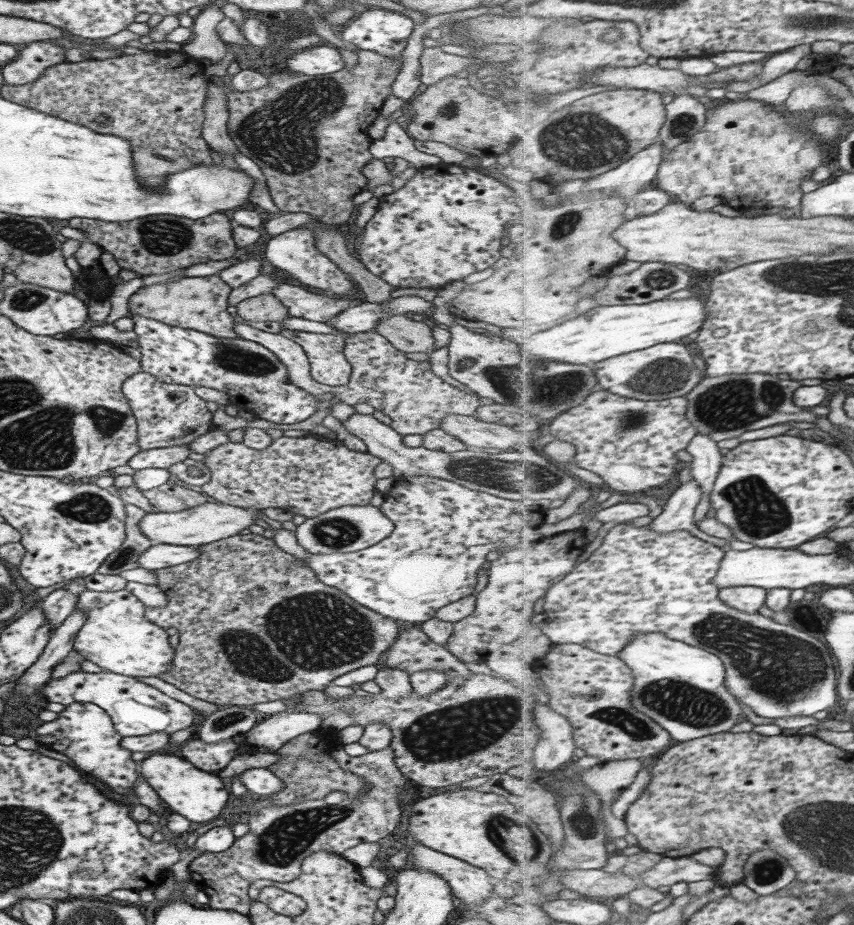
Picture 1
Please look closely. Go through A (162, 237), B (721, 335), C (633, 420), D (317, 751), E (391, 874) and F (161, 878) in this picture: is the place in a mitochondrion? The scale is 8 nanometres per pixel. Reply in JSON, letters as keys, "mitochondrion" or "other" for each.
{"A":"mitochondrion","B":"other","C":"mitochondrion","D":"other","E":"other","F":"other"}

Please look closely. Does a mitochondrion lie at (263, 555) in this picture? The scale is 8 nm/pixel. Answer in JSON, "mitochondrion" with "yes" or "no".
{"mitochondrion":"no"}

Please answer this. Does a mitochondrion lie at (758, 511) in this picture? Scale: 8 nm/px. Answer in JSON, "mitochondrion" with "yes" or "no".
{"mitochondrion":"yes"}

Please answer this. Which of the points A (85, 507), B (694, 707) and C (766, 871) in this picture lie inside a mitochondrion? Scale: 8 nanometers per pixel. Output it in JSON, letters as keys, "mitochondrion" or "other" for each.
{"A":"mitochondrion","B":"mitochondrion","C":"mitochondrion"}

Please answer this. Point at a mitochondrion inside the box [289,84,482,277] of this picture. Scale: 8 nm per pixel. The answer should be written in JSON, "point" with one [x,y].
{"point":[448,113]}

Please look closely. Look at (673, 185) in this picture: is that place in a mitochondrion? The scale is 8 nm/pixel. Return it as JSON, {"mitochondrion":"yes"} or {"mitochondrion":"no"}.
{"mitochondrion":"no"}

